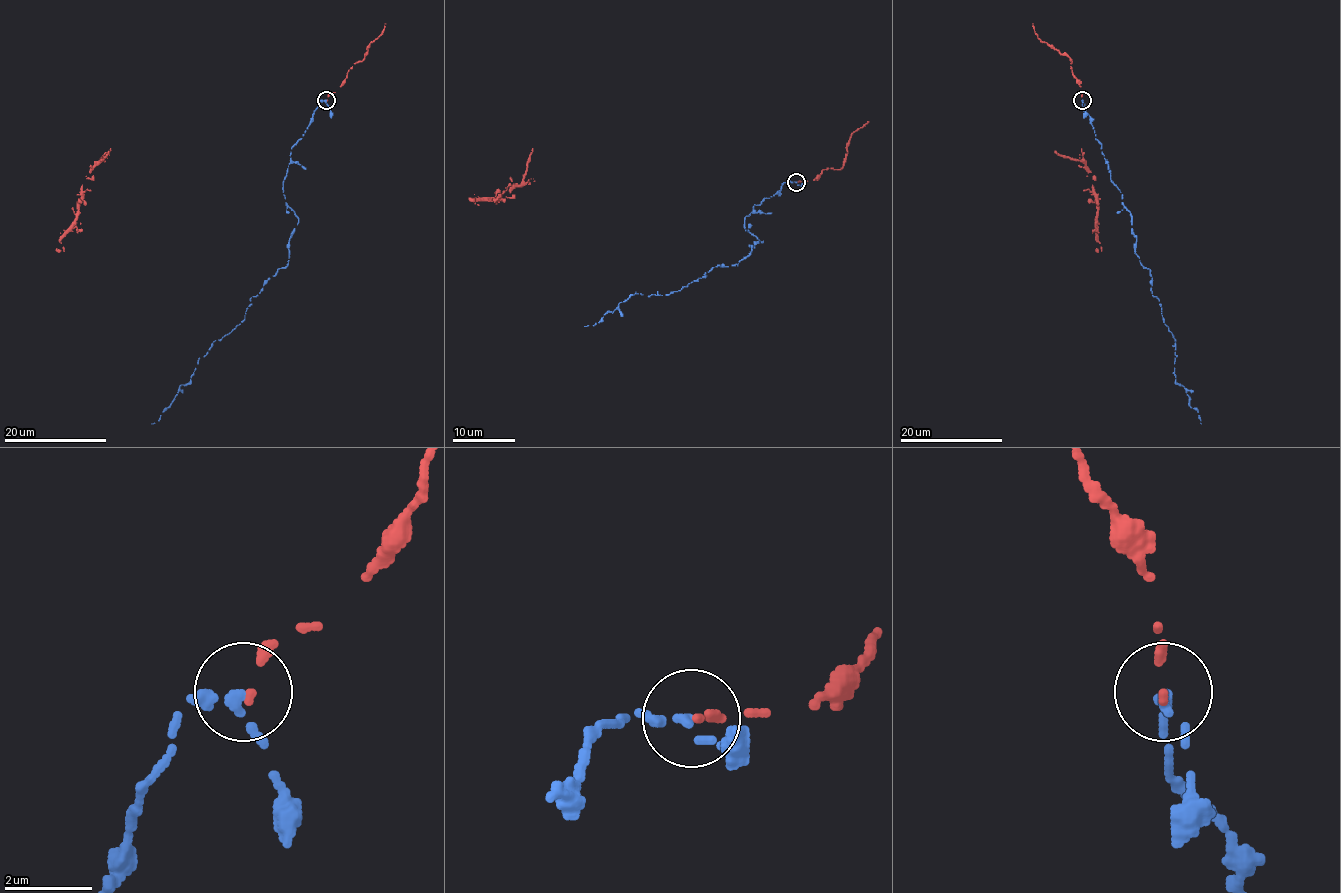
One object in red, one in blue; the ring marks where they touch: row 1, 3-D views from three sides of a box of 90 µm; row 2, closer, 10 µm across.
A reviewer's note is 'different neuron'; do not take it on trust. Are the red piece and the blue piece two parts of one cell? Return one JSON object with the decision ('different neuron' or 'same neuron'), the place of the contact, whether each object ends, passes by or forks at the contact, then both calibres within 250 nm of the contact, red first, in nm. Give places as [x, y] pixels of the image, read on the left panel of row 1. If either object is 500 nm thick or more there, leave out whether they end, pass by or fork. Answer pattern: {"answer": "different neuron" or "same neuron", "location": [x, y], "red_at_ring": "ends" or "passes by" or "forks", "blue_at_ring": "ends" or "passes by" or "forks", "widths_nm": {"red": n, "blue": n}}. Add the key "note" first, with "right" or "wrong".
{"note": "wrong", "answer": "same neuron", "location": [326, 100], "red_at_ring": "ends", "blue_at_ring": "passes by", "widths_nm": {"red": 140, "blue": 140}}

